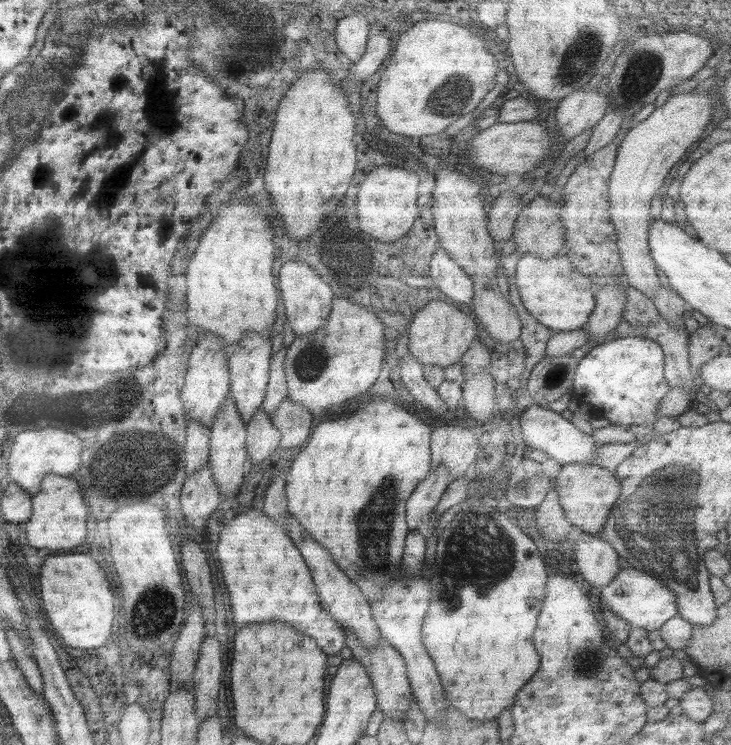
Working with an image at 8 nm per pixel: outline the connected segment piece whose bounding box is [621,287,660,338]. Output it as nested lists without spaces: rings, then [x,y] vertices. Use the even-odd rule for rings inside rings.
[[[627,287],[626,300],[623,302],[622,320],[632,328],[631,335],[645,338],[643,329],[660,318],[654,304],[637,290]]]

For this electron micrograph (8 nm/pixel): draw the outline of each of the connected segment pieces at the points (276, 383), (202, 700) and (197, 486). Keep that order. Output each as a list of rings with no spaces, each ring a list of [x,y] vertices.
[[[281,346],[281,349],[270,357],[266,389],[260,406],[260,409],[269,416],[286,396],[286,382],[283,372],[285,354],[286,348]]]
[[[206,635],[199,645],[199,654],[193,669],[191,692],[194,714],[199,722],[216,711],[216,697],[221,674],[221,651],[214,635]]]
[[[201,465],[201,469],[185,477],[180,490],[180,511],[184,525],[193,528],[205,528],[205,522],[220,504],[219,489],[211,477],[209,465]]]

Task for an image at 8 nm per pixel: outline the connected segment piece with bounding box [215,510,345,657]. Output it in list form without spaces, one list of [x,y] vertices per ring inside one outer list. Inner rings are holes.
[[[243,511],[235,514],[224,524],[225,526],[219,530],[215,554],[217,554],[219,570],[223,574],[221,576],[223,584],[229,594],[229,610],[231,610],[235,628],[241,628],[247,624],[259,624],[259,622],[289,622],[289,626],[293,626],[295,630],[301,630],[301,634],[313,638],[327,657],[339,654],[339,650],[345,646],[343,630],[321,606],[310,572],[305,566],[305,562],[301,560],[299,550],[289,542],[285,532],[263,511]]]

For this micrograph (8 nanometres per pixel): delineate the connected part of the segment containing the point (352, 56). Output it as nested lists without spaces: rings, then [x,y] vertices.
[[[349,14],[335,26],[334,44],[349,62],[357,62],[364,53],[368,37],[368,19],[364,14]]]

